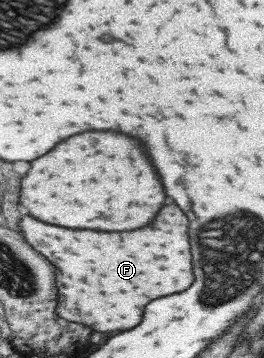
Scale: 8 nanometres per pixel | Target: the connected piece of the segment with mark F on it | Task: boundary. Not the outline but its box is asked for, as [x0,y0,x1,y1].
[19,205,196,333]

